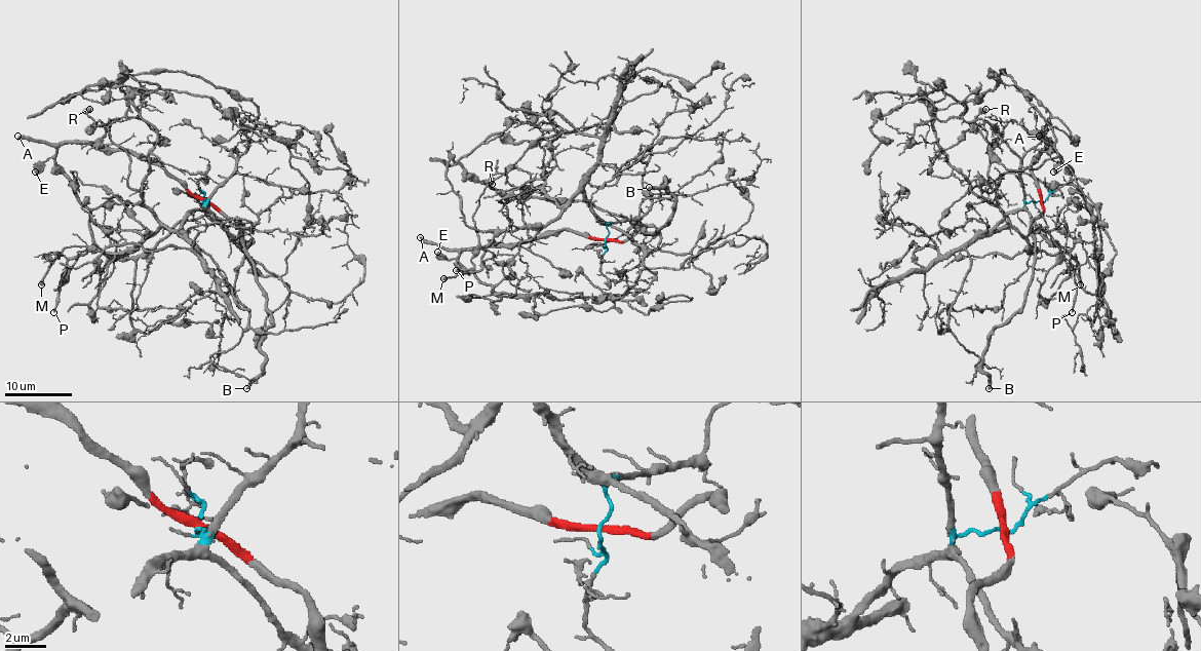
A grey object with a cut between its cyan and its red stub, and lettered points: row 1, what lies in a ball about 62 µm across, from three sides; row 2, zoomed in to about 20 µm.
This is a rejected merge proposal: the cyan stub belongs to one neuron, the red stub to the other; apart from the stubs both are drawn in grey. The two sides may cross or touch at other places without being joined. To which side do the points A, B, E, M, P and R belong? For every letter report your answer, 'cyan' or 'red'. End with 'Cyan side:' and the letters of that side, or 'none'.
A: red
B: red
E: red
M: cyan
P: cyan
R: cyan
Cyan side: M, P, R

